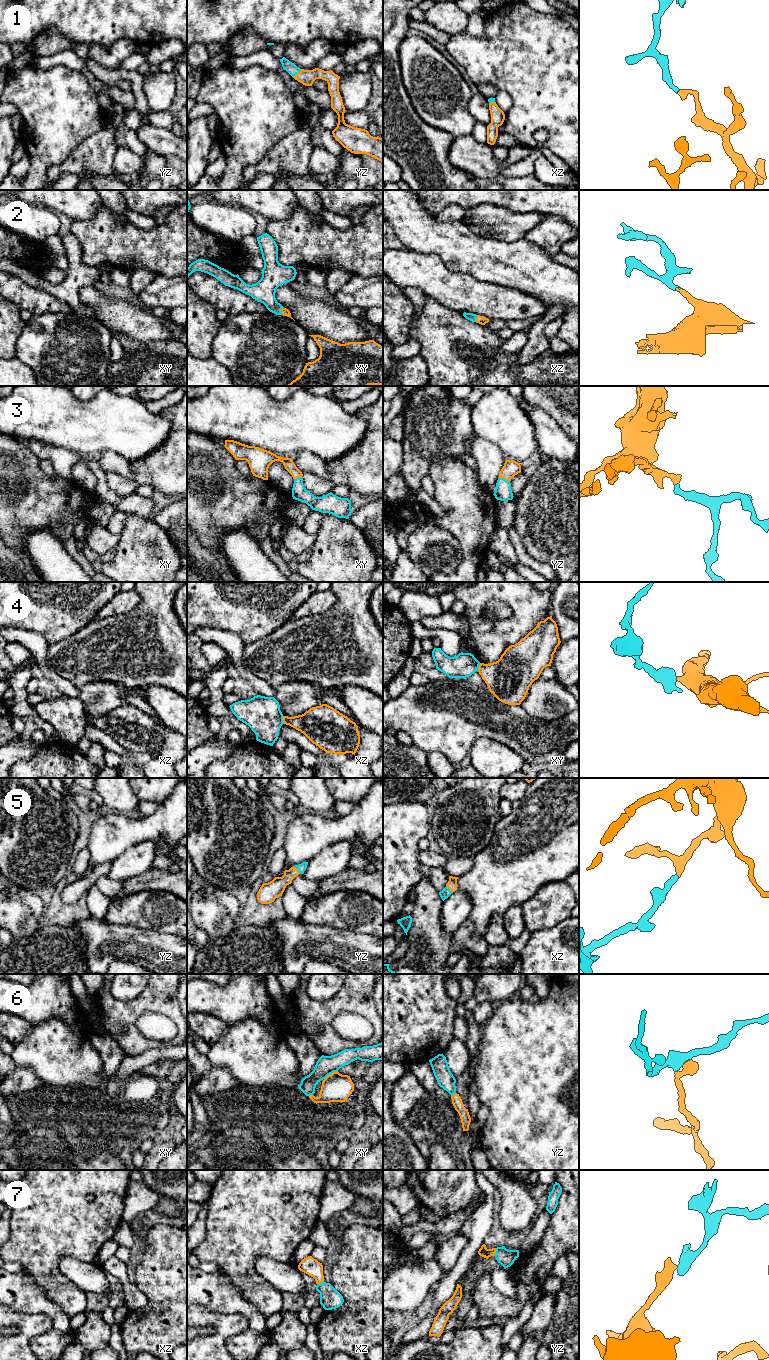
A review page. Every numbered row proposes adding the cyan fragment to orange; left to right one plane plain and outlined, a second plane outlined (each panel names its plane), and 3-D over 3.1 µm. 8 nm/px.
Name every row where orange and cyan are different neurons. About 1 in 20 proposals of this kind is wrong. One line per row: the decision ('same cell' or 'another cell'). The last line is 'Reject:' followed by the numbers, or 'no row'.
1: same cell
2: same cell
3: same cell
4: another cell
5: same cell
6: same cell
7: same cell
Reject: 4

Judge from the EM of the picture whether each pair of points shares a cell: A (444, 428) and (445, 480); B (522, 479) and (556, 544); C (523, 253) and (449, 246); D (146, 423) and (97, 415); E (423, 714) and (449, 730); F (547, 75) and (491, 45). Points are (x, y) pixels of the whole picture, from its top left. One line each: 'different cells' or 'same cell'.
A: different cells
B: different cells
C: same cell
D: same cell
E: same cell
F: same cell

